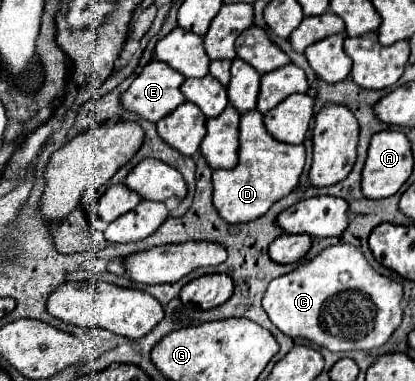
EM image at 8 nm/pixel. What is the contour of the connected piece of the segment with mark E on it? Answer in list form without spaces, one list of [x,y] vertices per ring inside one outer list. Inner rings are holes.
[[[153,59],[123,93],[123,107],[143,119],[157,123],[169,111],[175,111],[181,103],[185,103],[181,93],[183,81],[185,77],[181,77],[181,73],[169,69],[169,65],[163,61]]]

